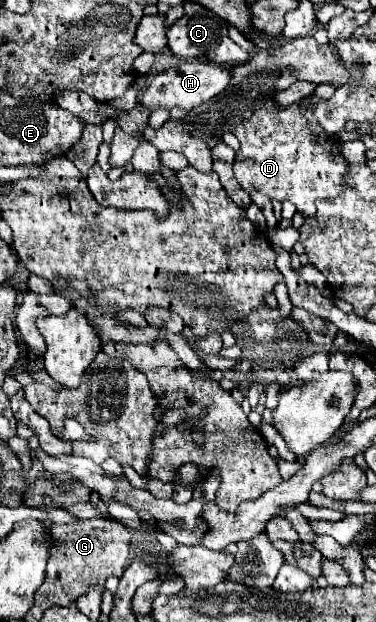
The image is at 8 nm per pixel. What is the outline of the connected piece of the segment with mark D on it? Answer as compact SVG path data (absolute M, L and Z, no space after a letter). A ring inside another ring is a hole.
M316 96L306 106L306 112L296 103L288 108L274 108L274 100L268 100L268 106L258 108L252 118L234 128L234 134L240 140L234 176L242 190L256 190L278 202L290 200L304 216L316 214L314 202L318 198L334 198L340 194L340 184L344 184L344 176L350 168L342 156L340 140L328 136L313 116L314 102L318 102Z

